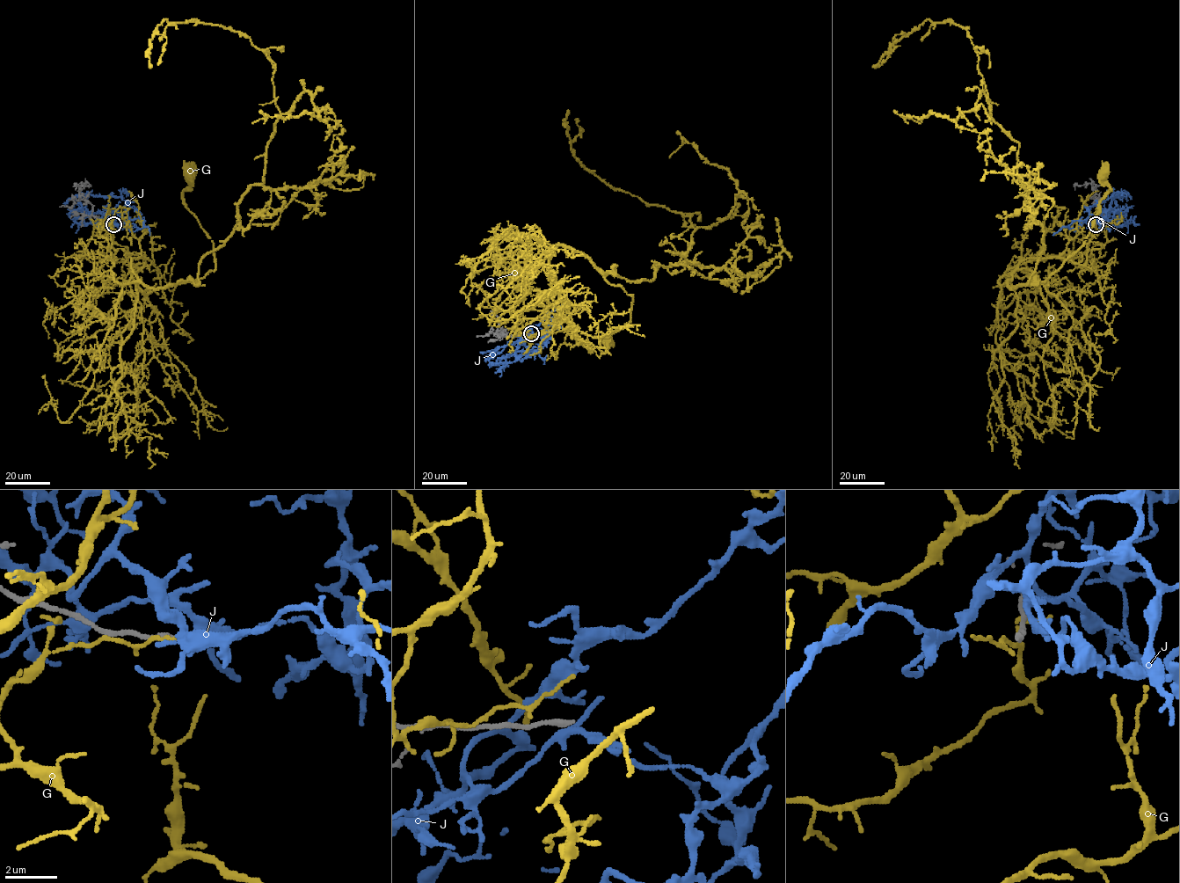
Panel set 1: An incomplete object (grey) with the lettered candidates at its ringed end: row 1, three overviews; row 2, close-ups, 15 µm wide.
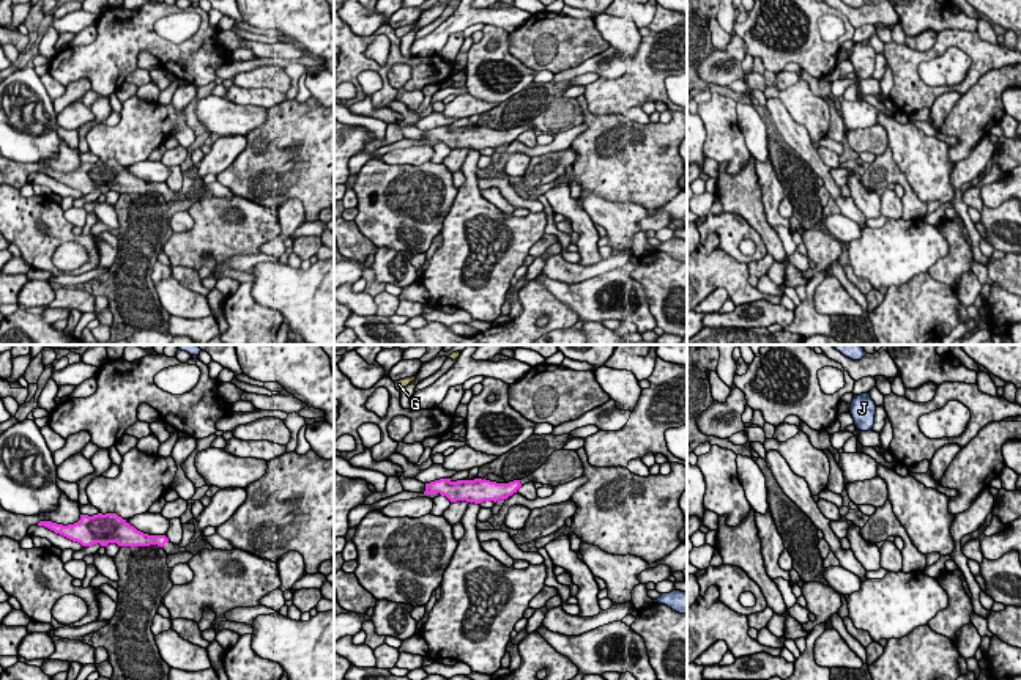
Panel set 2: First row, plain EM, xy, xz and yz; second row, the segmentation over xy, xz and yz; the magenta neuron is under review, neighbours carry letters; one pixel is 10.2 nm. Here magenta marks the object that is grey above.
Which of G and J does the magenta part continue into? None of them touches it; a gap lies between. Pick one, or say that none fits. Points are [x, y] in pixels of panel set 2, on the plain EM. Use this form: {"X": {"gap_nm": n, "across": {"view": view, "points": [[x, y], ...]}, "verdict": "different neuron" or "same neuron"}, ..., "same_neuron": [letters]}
{"G": {"gap_nm": 1000, "across": {"view": "xz", "points": [[430, 129], [400, 36]]}, "verdict": "different neuron"}, "J": {"gap_nm": 1800, "across": {"view": "xz", "points": [[516, 139], [654, 247]]}, "verdict": "different neuron"}, "same_neuron": []}

